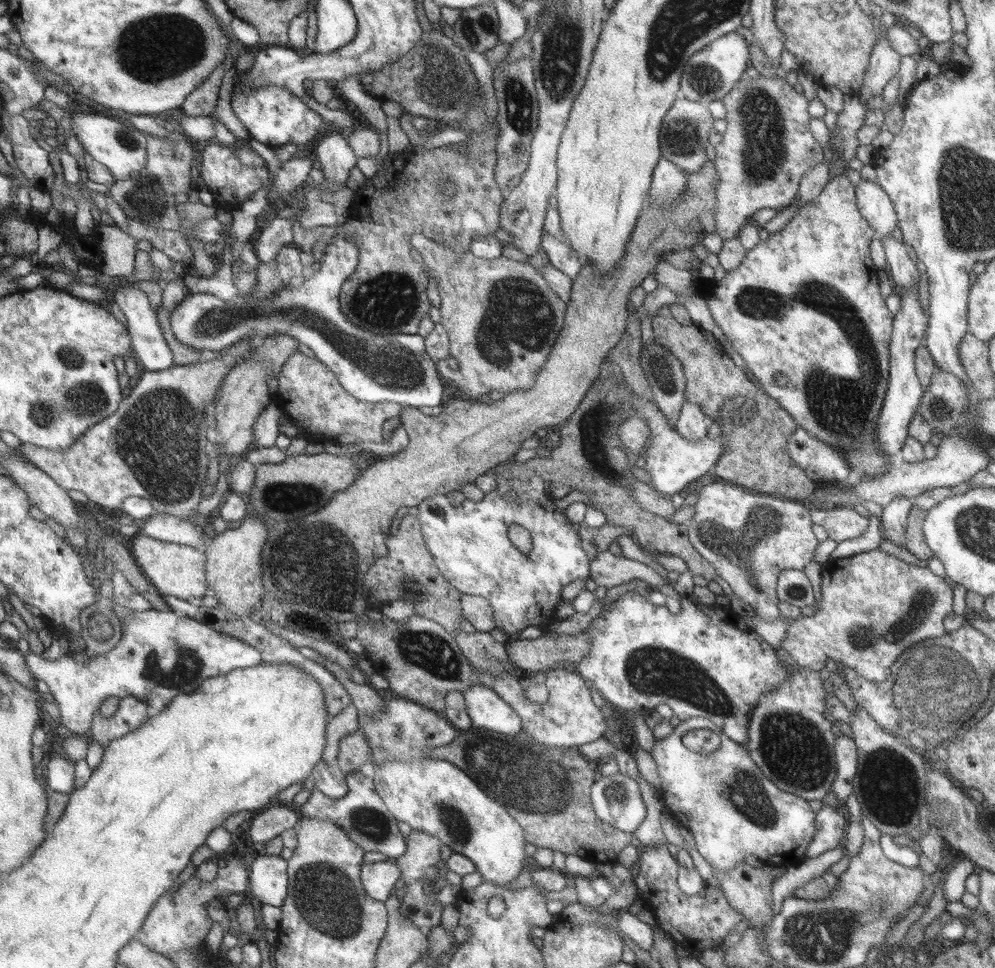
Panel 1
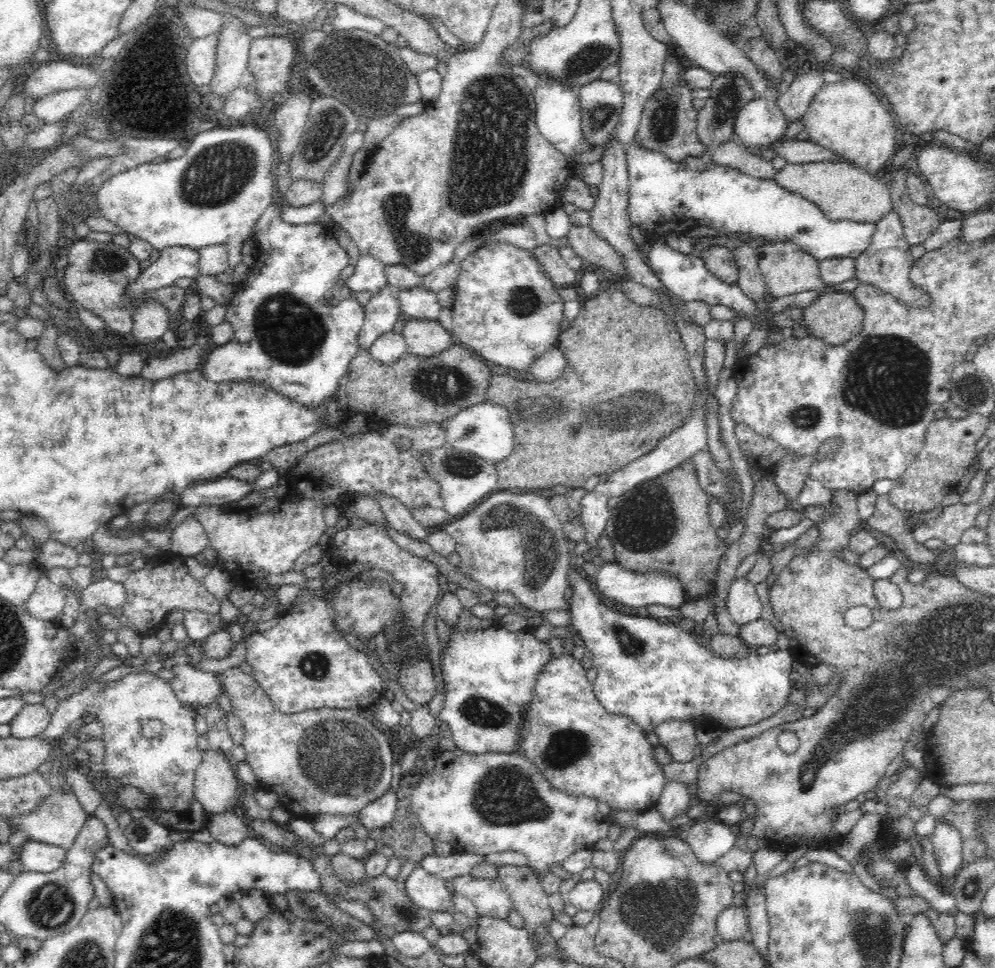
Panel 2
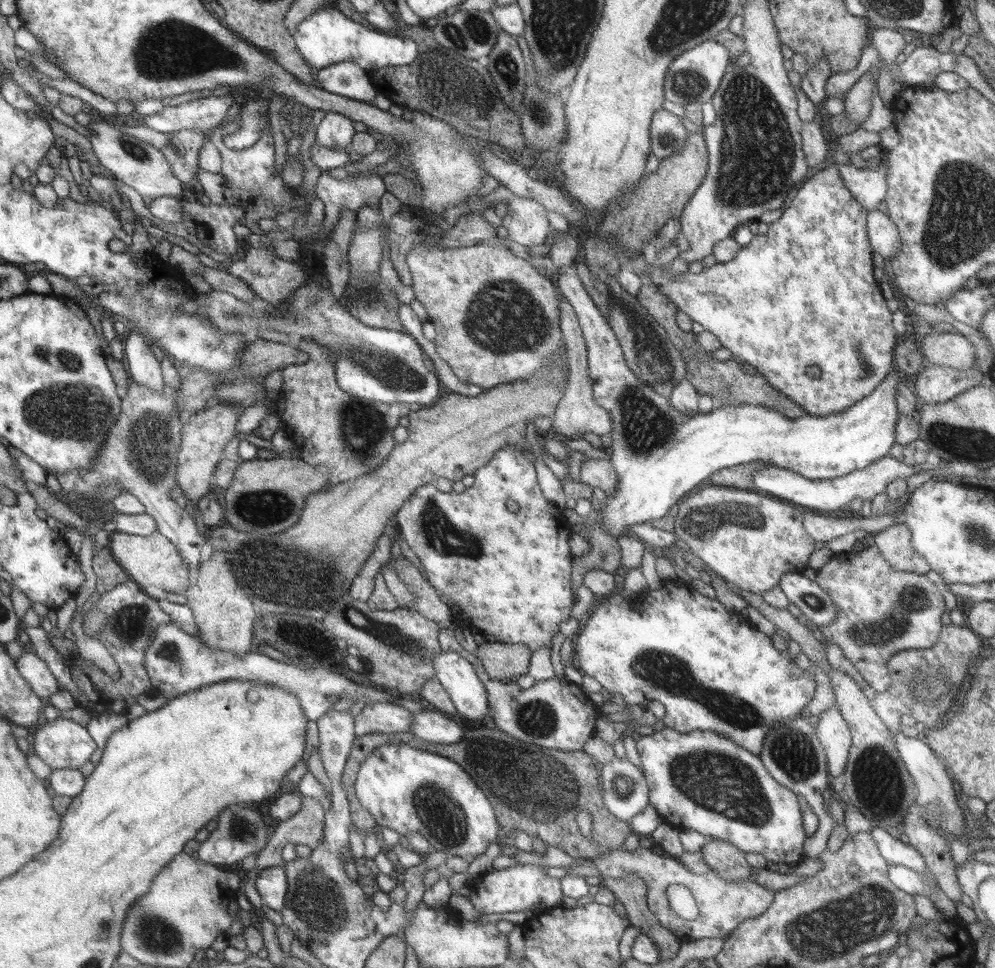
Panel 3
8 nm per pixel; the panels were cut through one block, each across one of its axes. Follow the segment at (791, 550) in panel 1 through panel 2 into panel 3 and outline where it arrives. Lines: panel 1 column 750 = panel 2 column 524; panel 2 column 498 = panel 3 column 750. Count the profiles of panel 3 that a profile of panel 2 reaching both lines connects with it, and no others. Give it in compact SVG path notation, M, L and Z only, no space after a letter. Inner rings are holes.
M704 486L693 491L680 502L676 515L674 533L681 545L699 556L716 574L734 586L758 594L775 589L788 573L805 573L810 554L814 550L814 539L802 526L802 512L794 504L764 493L748 492L749 489L736 490L726 486Z

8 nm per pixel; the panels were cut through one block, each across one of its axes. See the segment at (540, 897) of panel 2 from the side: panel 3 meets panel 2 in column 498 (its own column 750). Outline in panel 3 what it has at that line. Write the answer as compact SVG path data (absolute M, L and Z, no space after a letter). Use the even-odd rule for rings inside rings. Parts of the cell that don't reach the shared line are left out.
M712 839L701 852L704 862L724 882L749 880L755 874L754 868L746 861L745 853L728 841Z

